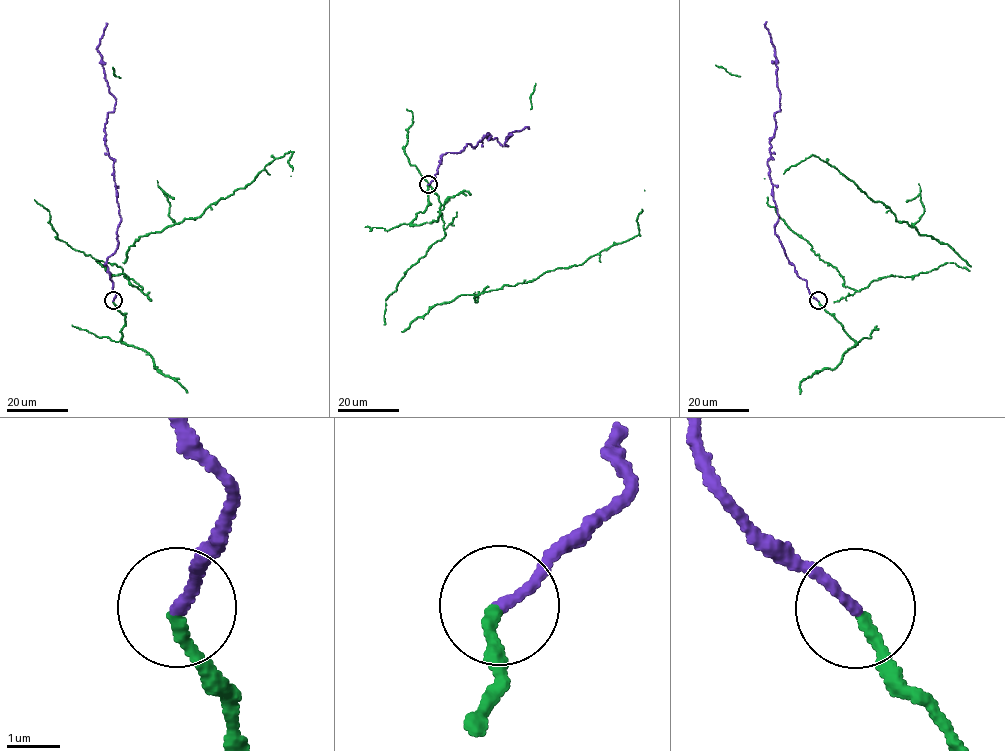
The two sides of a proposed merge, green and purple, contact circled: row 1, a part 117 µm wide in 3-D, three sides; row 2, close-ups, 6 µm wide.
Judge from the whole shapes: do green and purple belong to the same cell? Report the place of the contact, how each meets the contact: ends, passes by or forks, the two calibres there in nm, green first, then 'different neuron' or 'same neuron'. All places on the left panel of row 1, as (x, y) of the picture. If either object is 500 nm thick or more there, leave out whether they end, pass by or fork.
(113, 300) | green ends | purple ends | 200/200 nm | same neuron

